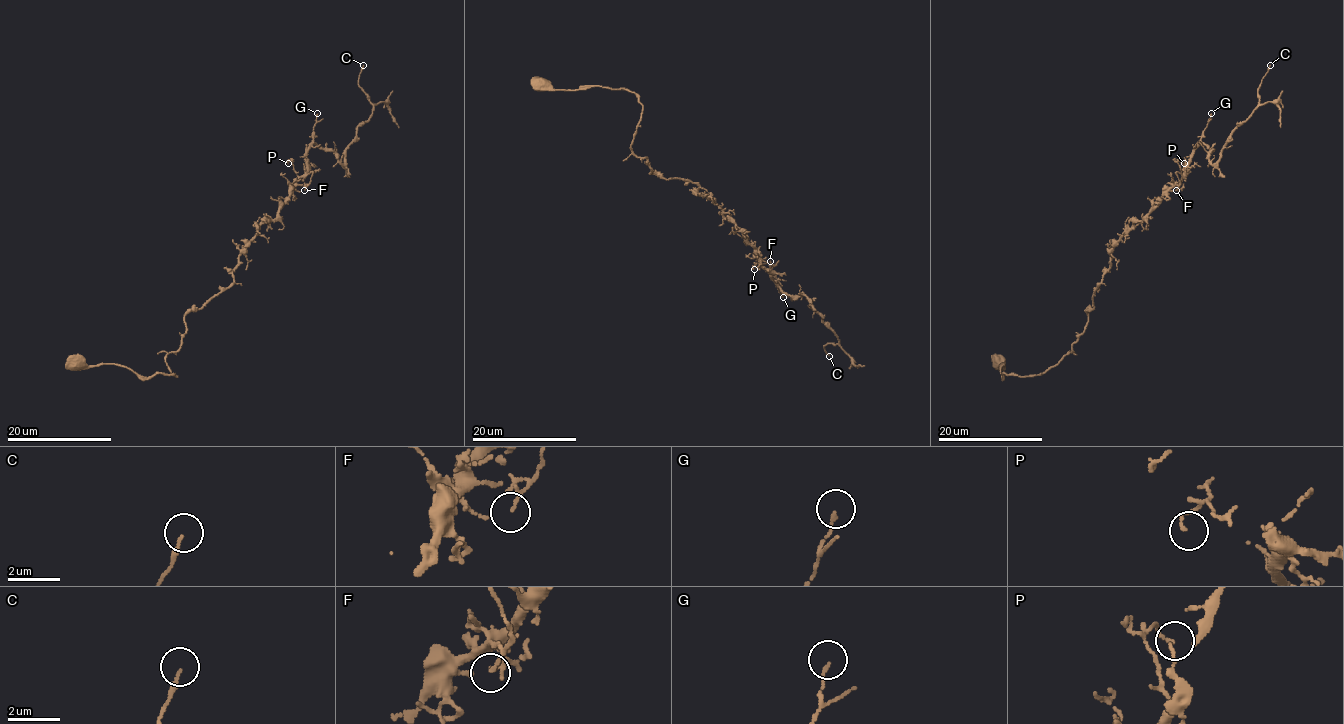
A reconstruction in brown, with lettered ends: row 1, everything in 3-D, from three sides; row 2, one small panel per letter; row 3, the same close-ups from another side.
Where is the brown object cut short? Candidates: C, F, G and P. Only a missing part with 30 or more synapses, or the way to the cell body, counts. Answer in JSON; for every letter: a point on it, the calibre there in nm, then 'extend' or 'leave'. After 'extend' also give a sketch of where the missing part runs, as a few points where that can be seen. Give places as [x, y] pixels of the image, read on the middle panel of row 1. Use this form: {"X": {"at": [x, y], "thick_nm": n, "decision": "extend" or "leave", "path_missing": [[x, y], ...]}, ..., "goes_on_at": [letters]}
{"C": {"at": [829, 356], "thick_nm": 150, "decision": "leave"}, "F": {"at": [770, 261], "thick_nm": 110, "decision": "leave"}, "G": {"at": [783, 297], "thick_nm": 130, "decision": "leave"}, "P": {"at": [754, 269], "thick_nm": 110, "decision": "leave"}, "goes_on_at": []}

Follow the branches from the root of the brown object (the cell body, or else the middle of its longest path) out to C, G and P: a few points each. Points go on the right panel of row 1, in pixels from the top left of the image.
C: (997, 363), (1003, 378), (1041, 375), (1072, 352), (1111, 247), (1201, 143), (1219, 159), (1270, 65)
G: (997, 363), (1004, 363), (1003, 378), (1041, 375), (1072, 352), (1111, 247), (1181, 180), (1211, 113)
P: (997, 363), (1004, 363), (1003, 378), (1041, 375), (1072, 352), (1111, 247), (1181, 179), (1184, 163)

